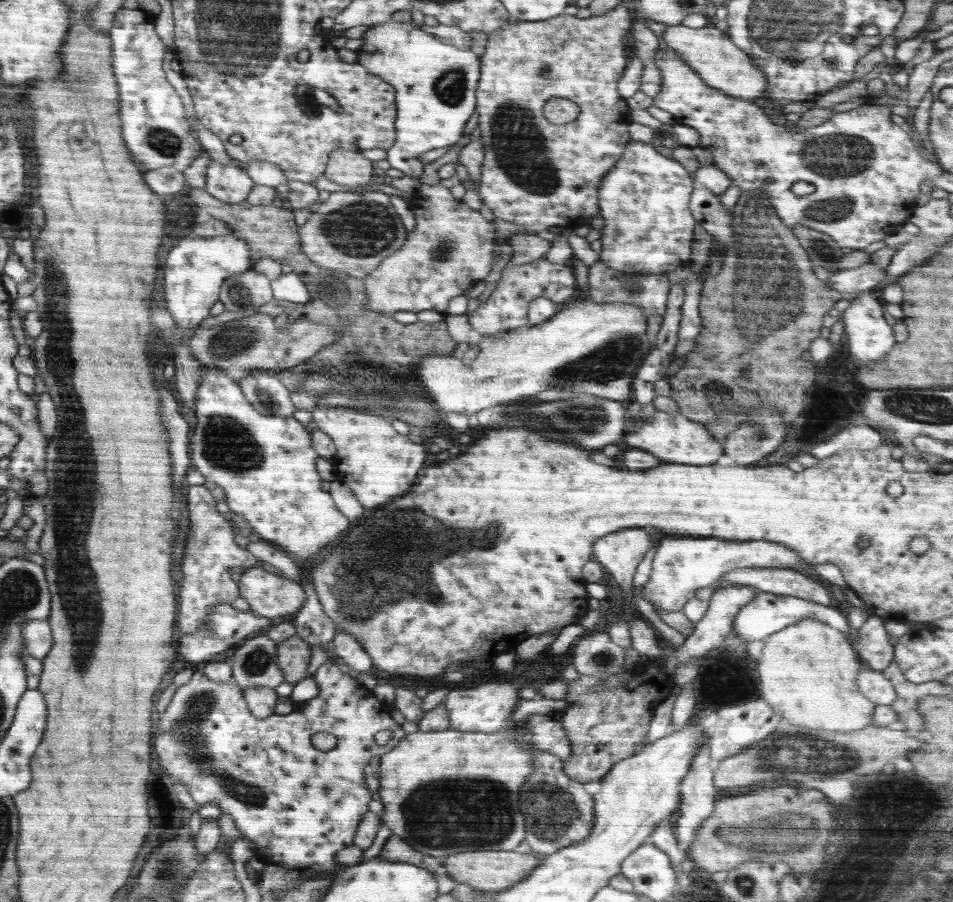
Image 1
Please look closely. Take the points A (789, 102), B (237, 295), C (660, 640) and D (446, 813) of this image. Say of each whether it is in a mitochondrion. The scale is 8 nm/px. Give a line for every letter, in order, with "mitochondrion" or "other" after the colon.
A: other
B: mitochondrion
C: other
D: mitochondrion

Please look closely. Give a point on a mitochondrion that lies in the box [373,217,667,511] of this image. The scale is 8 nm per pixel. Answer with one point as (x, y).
(599, 368)

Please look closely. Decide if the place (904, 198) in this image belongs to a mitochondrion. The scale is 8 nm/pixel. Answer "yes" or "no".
no

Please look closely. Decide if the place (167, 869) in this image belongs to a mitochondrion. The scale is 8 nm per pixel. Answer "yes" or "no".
yes

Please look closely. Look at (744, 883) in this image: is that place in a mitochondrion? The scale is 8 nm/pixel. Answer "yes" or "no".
yes

